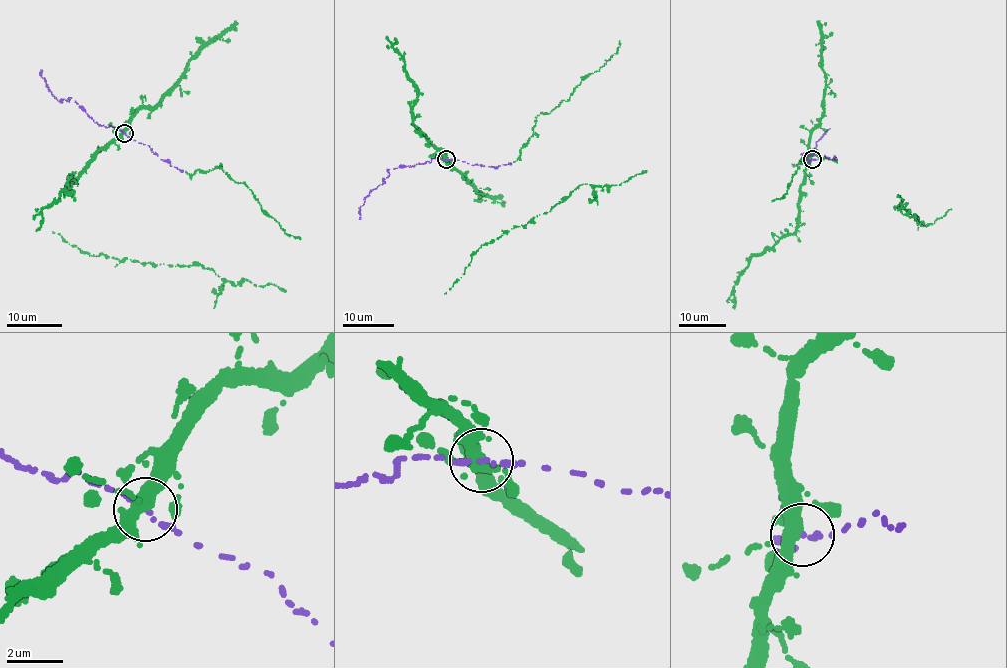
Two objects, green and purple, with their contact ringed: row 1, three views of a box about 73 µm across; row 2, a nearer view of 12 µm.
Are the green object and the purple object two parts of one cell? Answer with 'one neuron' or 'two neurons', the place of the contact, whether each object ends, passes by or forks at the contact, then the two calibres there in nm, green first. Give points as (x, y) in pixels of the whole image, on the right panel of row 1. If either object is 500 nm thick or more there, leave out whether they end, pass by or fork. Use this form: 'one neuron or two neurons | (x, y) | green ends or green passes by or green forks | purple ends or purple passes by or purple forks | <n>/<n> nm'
one neuron | (812, 159) | green forks | purple ends | 340/220 nm

